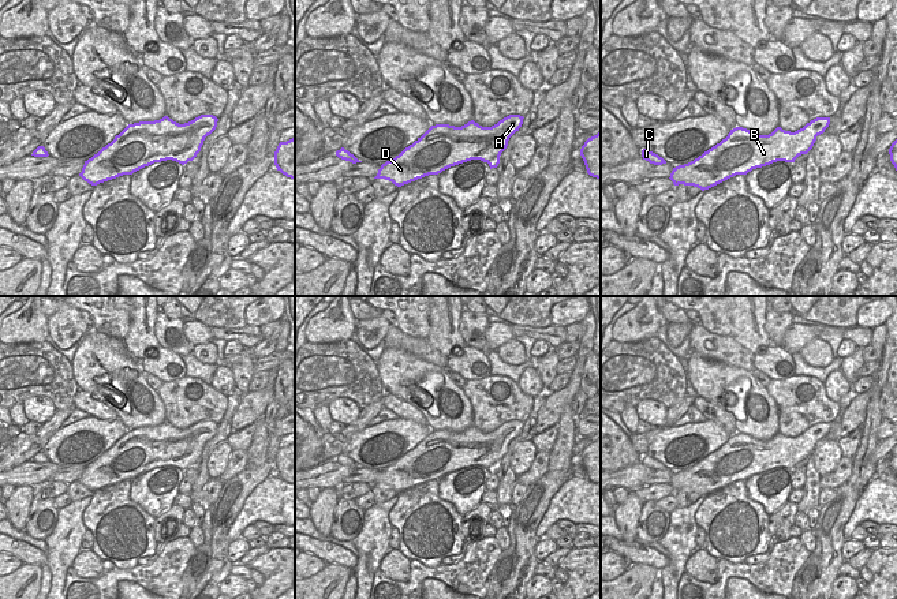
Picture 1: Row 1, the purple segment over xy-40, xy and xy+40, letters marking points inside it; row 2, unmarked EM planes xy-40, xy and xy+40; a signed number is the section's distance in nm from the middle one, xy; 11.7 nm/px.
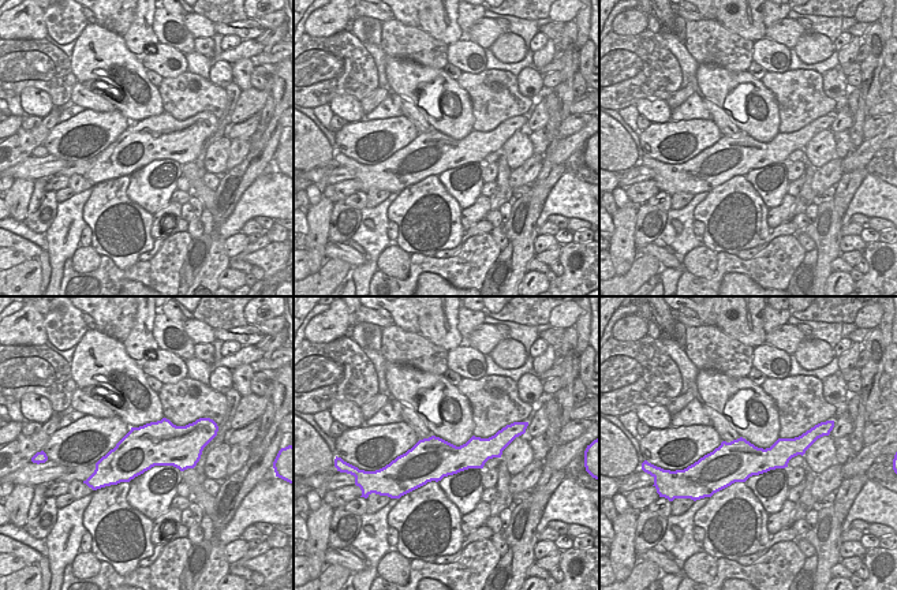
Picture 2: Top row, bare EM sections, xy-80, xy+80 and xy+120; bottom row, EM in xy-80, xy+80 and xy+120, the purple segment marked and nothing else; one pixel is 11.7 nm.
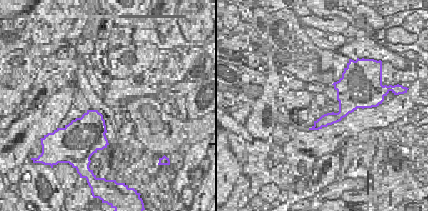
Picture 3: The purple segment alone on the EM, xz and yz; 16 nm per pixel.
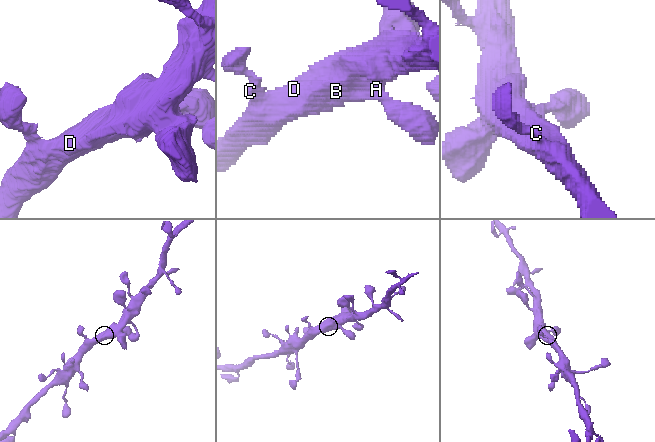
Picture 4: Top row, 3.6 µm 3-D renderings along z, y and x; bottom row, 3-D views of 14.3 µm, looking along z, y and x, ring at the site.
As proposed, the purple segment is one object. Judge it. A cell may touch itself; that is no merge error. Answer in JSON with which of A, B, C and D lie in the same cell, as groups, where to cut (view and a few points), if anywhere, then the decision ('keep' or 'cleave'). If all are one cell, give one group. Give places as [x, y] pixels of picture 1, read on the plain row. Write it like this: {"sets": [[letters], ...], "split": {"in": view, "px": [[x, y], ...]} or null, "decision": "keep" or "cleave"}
{"sets": [["A", "B", "C", "D"]], "split": null, "decision": "keep"}

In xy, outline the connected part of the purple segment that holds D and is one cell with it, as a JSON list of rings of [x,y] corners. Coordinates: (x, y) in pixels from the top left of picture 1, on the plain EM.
[[[509,420],[492,433],[474,426],[461,433],[431,431],[421,443],[378,475],[374,484],[385,484],[401,493],[429,480],[471,467],[487,468],[497,473],[509,443],[519,437],[523,422]]]

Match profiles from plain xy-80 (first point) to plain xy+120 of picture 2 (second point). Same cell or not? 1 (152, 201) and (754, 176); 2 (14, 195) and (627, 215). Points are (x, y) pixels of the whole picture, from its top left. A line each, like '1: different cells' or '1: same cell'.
1: same cell
2: same cell

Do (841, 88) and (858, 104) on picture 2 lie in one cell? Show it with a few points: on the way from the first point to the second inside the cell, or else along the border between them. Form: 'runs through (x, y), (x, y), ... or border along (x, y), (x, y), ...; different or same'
border along (851, 89), (845, 96); different

